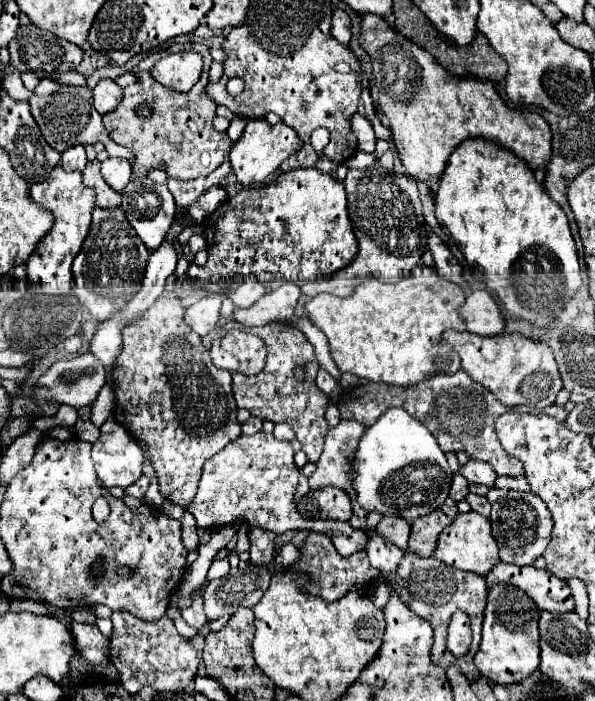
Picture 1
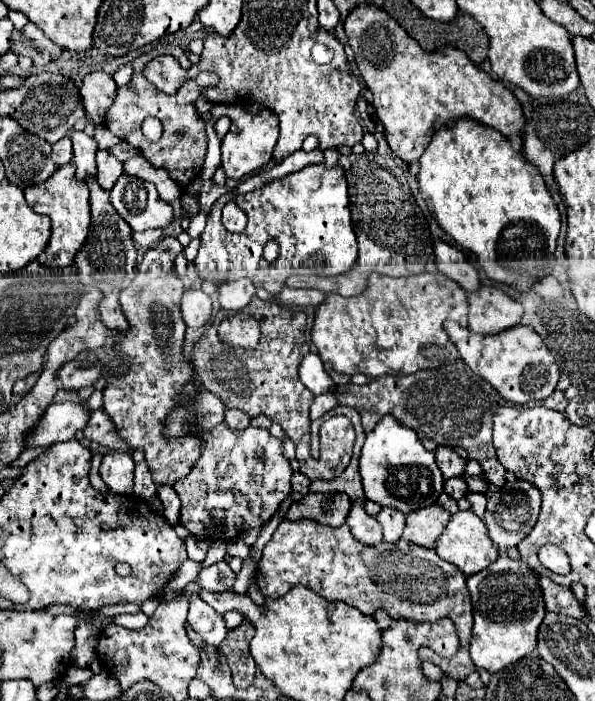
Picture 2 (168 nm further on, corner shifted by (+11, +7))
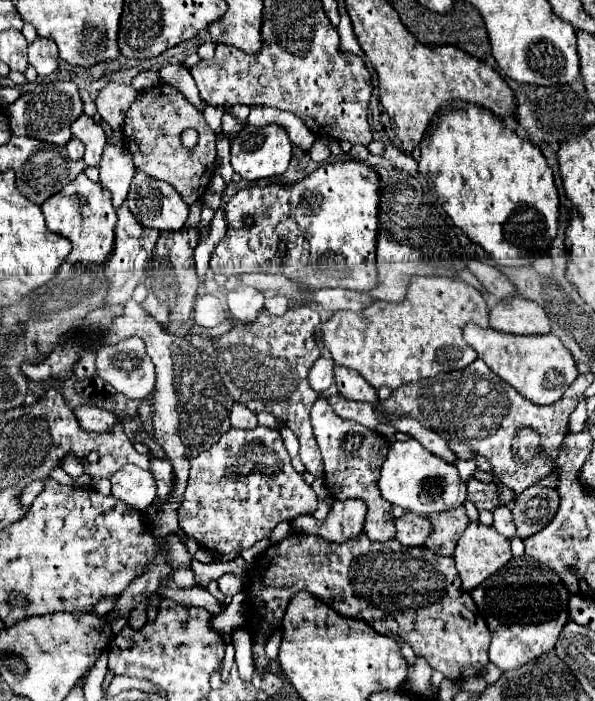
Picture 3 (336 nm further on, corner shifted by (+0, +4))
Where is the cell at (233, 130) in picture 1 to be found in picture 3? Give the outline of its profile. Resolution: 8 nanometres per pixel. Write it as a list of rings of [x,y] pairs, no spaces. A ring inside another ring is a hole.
[[[225,112],[222,117],[221,126],[223,126],[223,132],[227,134],[227,136],[231,136],[231,138],[235,138],[245,126],[247,126],[247,122],[245,120],[239,120],[239,118],[235,118],[233,114],[229,114],[229,112]]]

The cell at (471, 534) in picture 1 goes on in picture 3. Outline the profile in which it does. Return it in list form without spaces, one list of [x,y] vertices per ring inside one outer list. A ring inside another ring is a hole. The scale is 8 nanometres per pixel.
[[[471,522],[467,526],[467,530],[459,538],[455,554],[453,554],[453,560],[455,560],[457,572],[459,572],[461,580],[463,580],[463,590],[465,592],[477,588],[483,580],[487,580],[489,576],[493,576],[511,558],[513,556],[511,556],[511,550],[509,550],[509,538],[501,536],[493,526],[485,526],[481,522]]]

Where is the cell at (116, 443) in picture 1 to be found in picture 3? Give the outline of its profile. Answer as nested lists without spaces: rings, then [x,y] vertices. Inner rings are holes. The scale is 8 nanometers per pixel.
[[[131,464],[123,466],[119,472],[111,476],[111,494],[135,510],[145,510],[153,504],[157,496],[155,480],[149,470],[135,468]]]

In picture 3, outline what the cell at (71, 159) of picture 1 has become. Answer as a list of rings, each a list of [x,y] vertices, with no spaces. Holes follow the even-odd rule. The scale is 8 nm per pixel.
[[[71,138],[69,144],[67,144],[67,152],[69,152],[69,158],[71,160],[81,160],[83,158],[83,152],[85,152],[83,142],[77,140],[77,138]]]

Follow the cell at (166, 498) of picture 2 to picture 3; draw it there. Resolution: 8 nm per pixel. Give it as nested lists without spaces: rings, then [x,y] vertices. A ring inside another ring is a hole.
[[[153,460],[151,472],[153,472],[153,478],[157,482],[157,496],[161,500],[167,500],[167,496],[171,496],[171,488],[175,488],[171,464],[165,460]]]

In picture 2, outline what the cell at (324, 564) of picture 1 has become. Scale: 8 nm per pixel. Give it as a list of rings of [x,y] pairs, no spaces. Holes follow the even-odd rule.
[[[284,519],[262,551],[262,559],[258,561],[254,581],[266,599],[278,599],[284,593],[288,593],[288,589],[292,589],[294,585],[304,585],[304,587],[312,589],[314,593],[318,593],[320,597],[324,597],[326,601],[344,601],[344,603],[356,607],[360,613],[370,615],[370,617],[378,609],[388,611],[388,615],[392,619],[406,619],[412,623],[434,623],[442,617],[448,617],[454,621],[456,633],[460,637],[458,653],[454,657],[444,659],[444,657],[434,655],[432,649],[422,647],[420,659],[432,661],[434,665],[438,665],[444,671],[446,677],[456,679],[456,681],[464,681],[466,675],[476,671],[476,667],[470,659],[470,653],[468,653],[470,639],[472,639],[472,605],[470,605],[470,593],[466,587],[466,577],[454,565],[442,561],[434,549],[424,549],[424,547],[412,545],[404,539],[400,539],[396,543],[382,541],[380,545],[362,545],[360,541],[354,539],[354,535],[350,533],[350,529],[346,525],[332,529],[332,527],[320,525],[316,521],[288,521],[288,519]]]

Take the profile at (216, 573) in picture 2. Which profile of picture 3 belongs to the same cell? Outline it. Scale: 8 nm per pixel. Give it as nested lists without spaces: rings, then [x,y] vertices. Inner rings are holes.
[[[225,574],[225,576],[221,576],[217,582],[219,582],[219,590],[221,590],[227,598],[231,598],[231,596],[235,596],[237,592],[243,590],[243,578],[233,576],[233,574]]]

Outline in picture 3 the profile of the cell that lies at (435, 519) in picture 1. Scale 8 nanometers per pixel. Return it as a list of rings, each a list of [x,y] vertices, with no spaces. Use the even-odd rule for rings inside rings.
[[[459,506],[455,510],[429,516],[429,522],[431,522],[431,536],[425,540],[425,548],[431,548],[441,556],[453,556],[457,540],[469,524],[465,508]]]

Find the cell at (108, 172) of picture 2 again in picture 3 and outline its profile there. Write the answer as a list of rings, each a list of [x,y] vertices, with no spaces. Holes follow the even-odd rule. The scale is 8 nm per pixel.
[[[107,144],[101,164],[101,186],[113,194],[113,206],[121,206],[127,198],[131,178],[135,174],[135,166],[131,154],[123,144]]]

